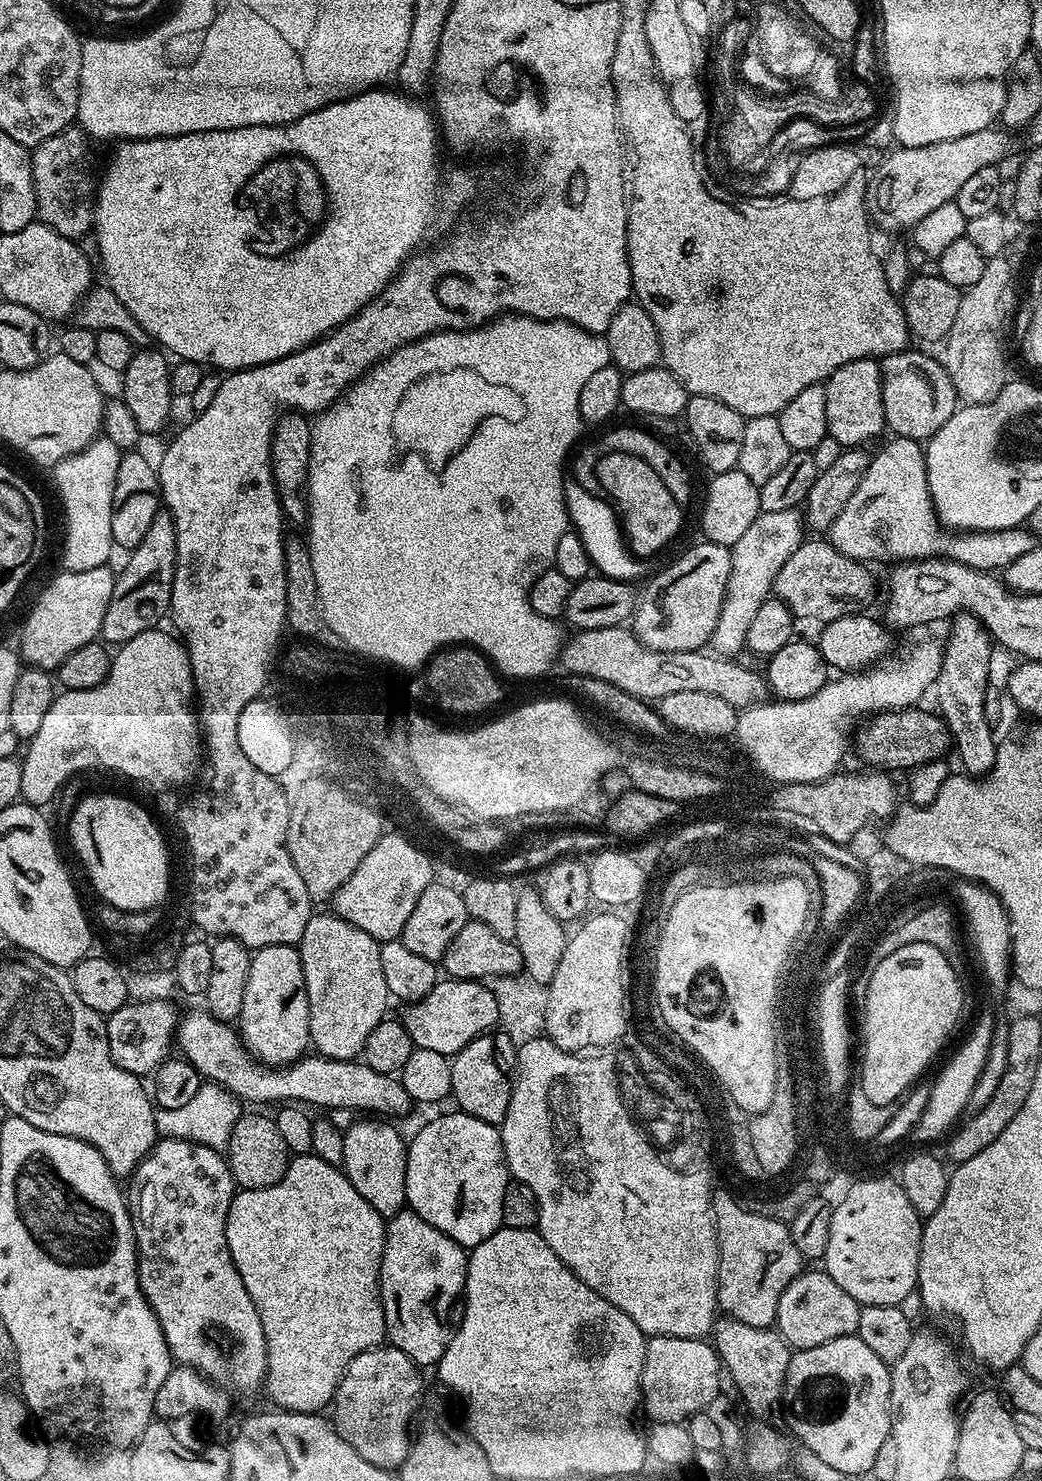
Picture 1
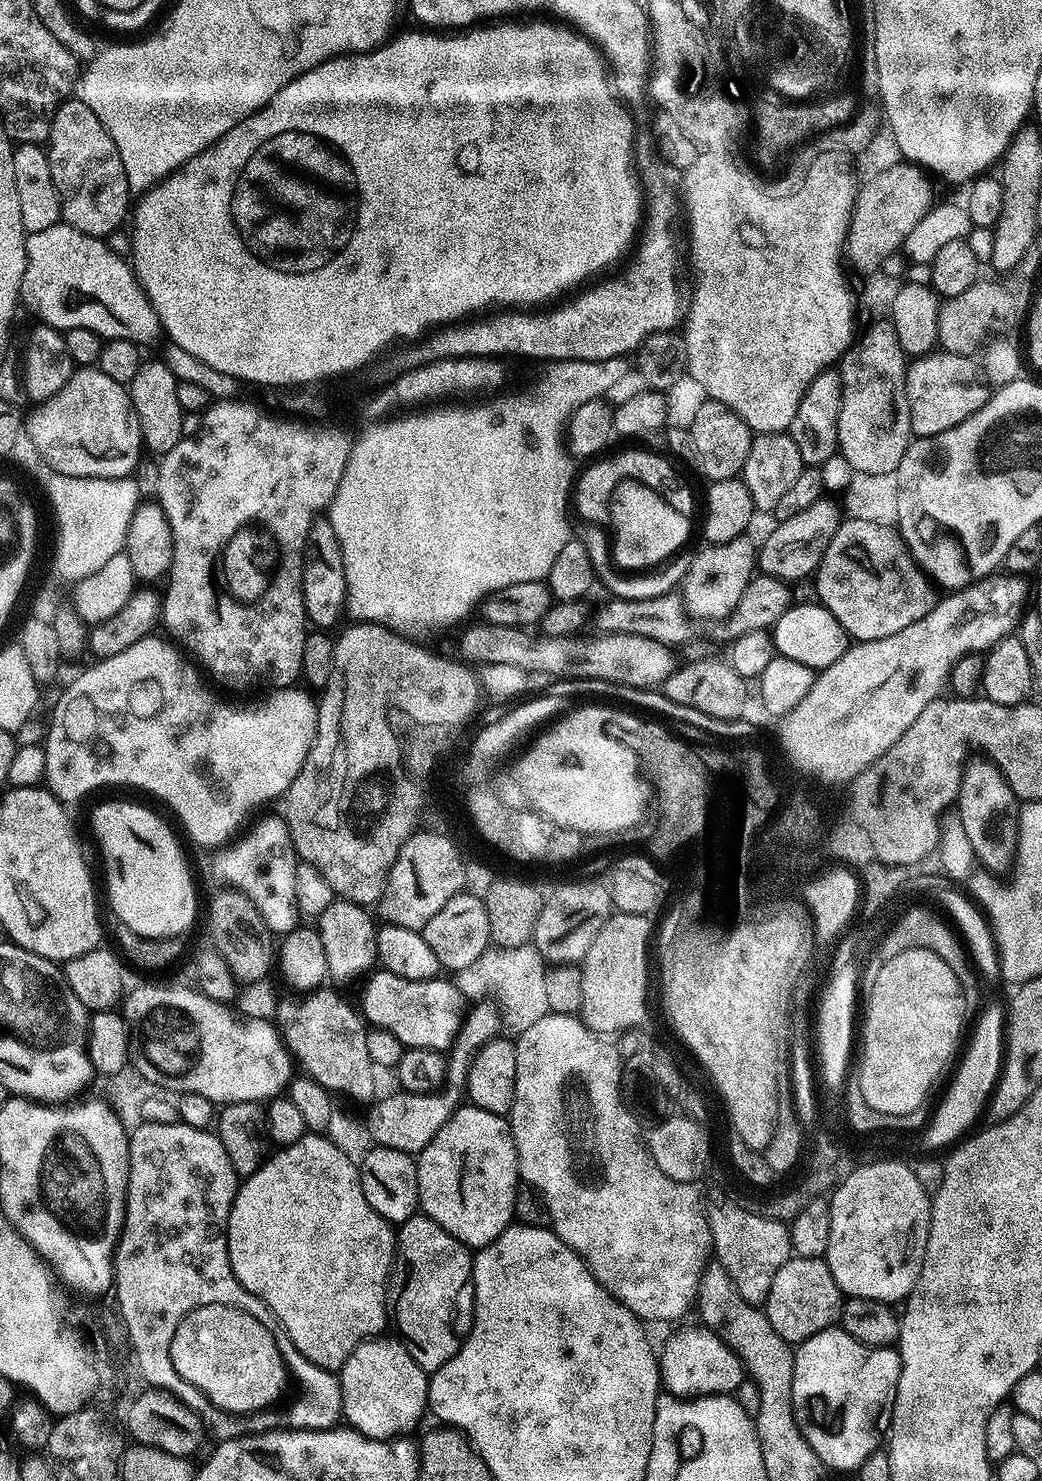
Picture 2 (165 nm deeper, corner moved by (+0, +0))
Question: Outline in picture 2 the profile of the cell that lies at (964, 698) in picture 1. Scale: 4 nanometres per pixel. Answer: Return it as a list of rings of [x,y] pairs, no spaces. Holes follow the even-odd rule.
[[[972,758],[965,763],[960,795],[956,797],[954,808],[960,813],[975,859],[985,869],[1002,874],[1011,869],[1016,858],[1016,844],[1020,840],[1021,805],[1000,767],[992,763],[991,759],[982,759]]]

